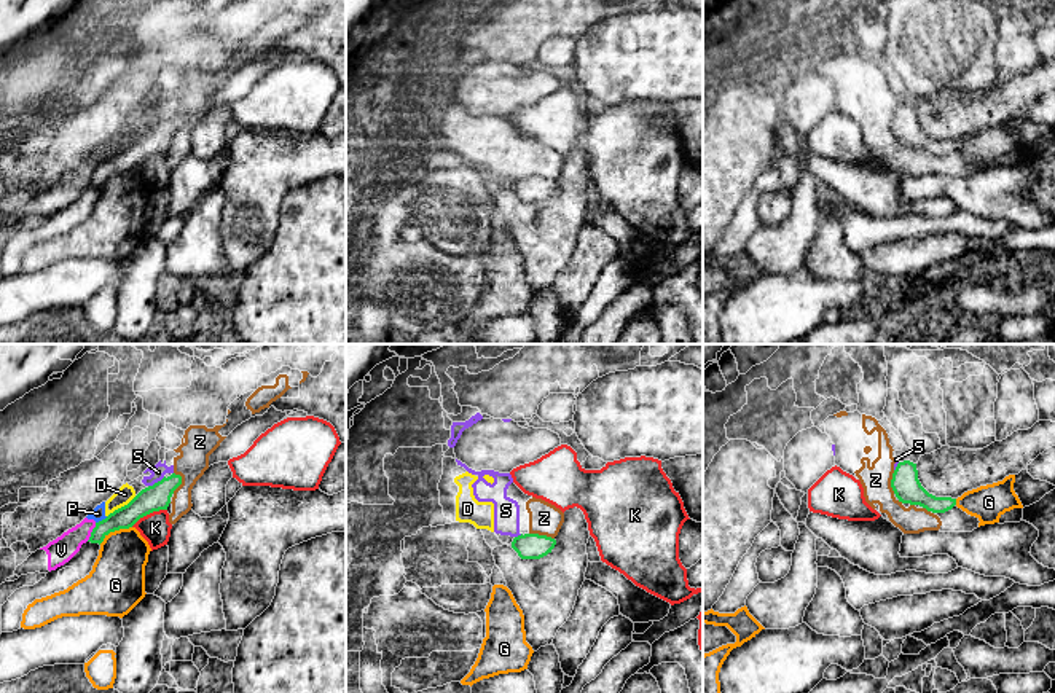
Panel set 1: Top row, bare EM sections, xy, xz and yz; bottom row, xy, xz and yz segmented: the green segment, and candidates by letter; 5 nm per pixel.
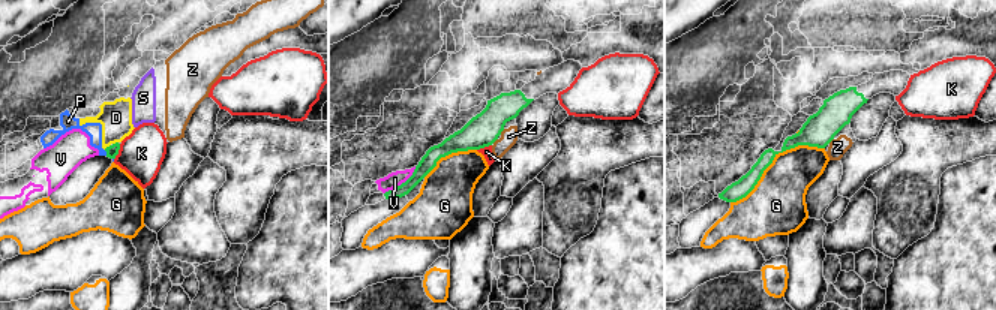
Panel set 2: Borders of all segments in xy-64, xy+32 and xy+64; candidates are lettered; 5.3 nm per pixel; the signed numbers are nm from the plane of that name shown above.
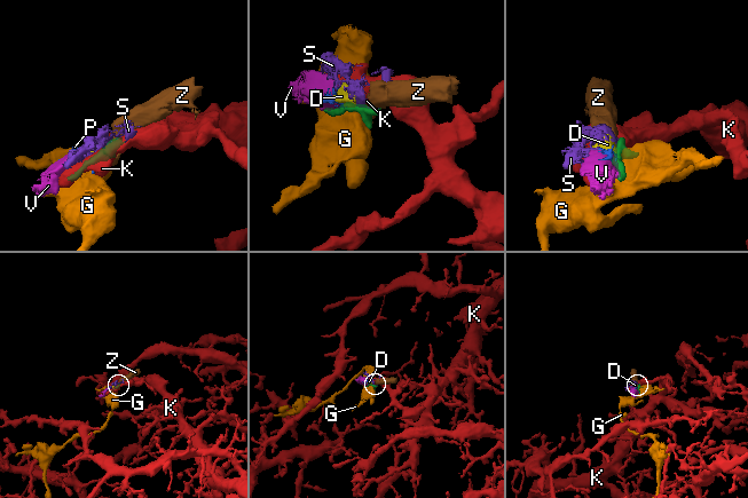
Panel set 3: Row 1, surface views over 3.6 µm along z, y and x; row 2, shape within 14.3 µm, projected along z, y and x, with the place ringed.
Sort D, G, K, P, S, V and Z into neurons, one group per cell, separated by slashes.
D P S V Z / G / K

